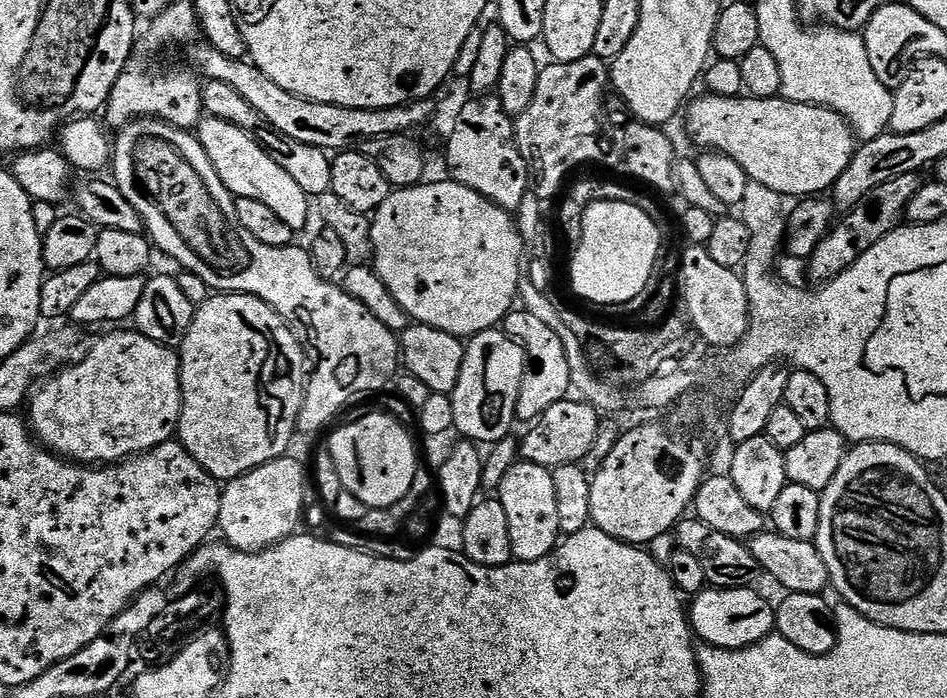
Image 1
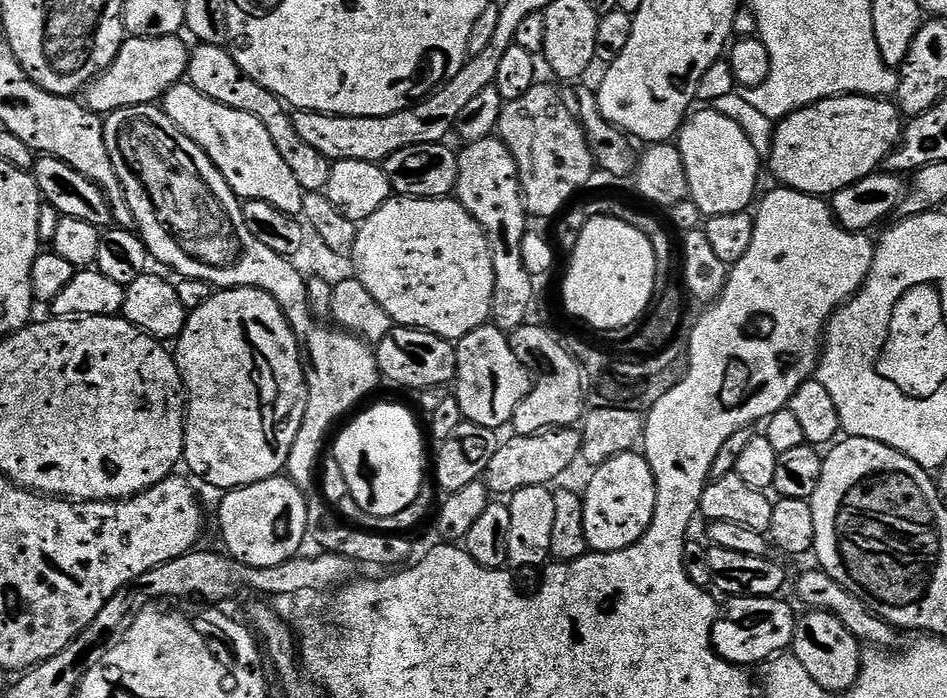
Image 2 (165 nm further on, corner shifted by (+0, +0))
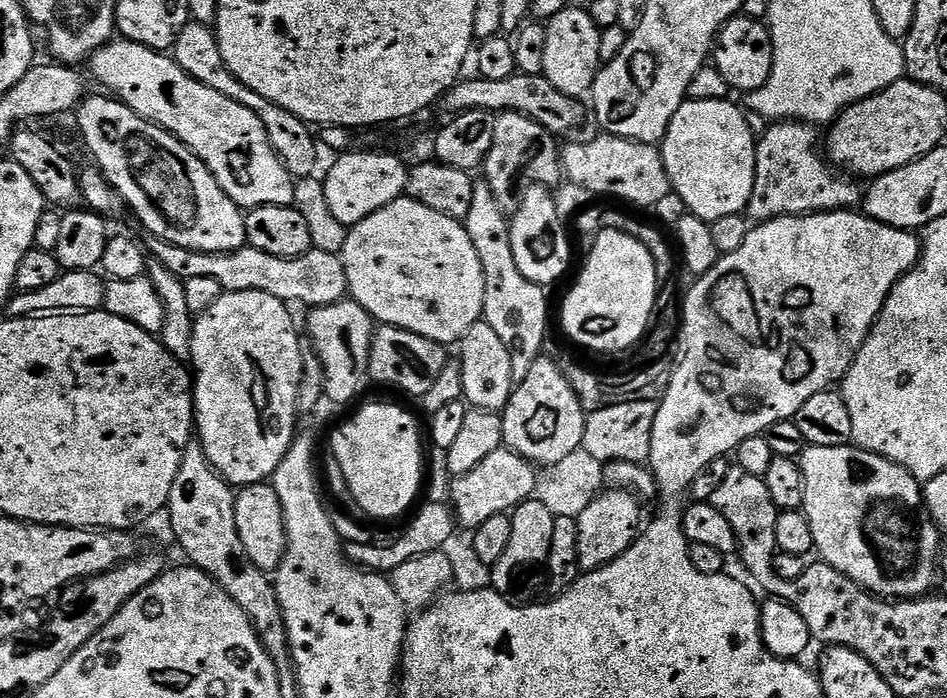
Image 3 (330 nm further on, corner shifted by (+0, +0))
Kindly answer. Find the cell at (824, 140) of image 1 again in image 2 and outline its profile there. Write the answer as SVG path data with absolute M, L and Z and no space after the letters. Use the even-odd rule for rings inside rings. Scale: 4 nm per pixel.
M831 96L825 100L817 100L809 103L807 106L800 106L797 112L789 111L784 119L775 125L776 133L772 136L772 157L767 157L766 164L775 179L779 181L785 188L793 188L799 192L805 192L811 196L819 196L821 198L830 198L838 190L842 190L846 186L850 186L854 182L858 182L862 178L872 175L883 165L892 151L895 150L897 144L900 143L902 135L902 113L891 99L881 98L878 96Z

